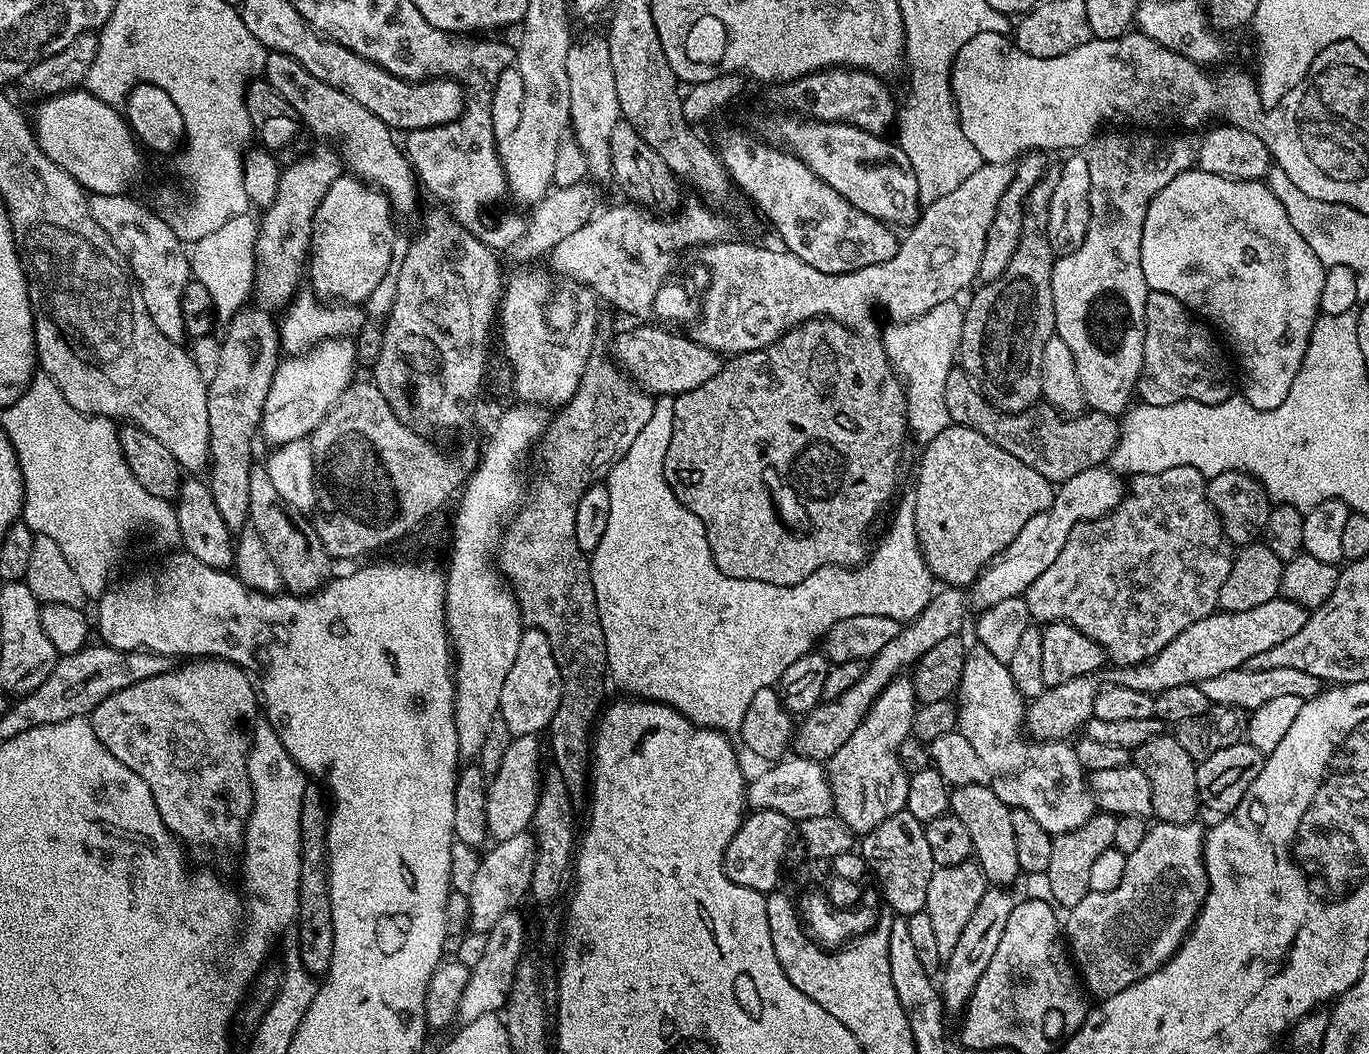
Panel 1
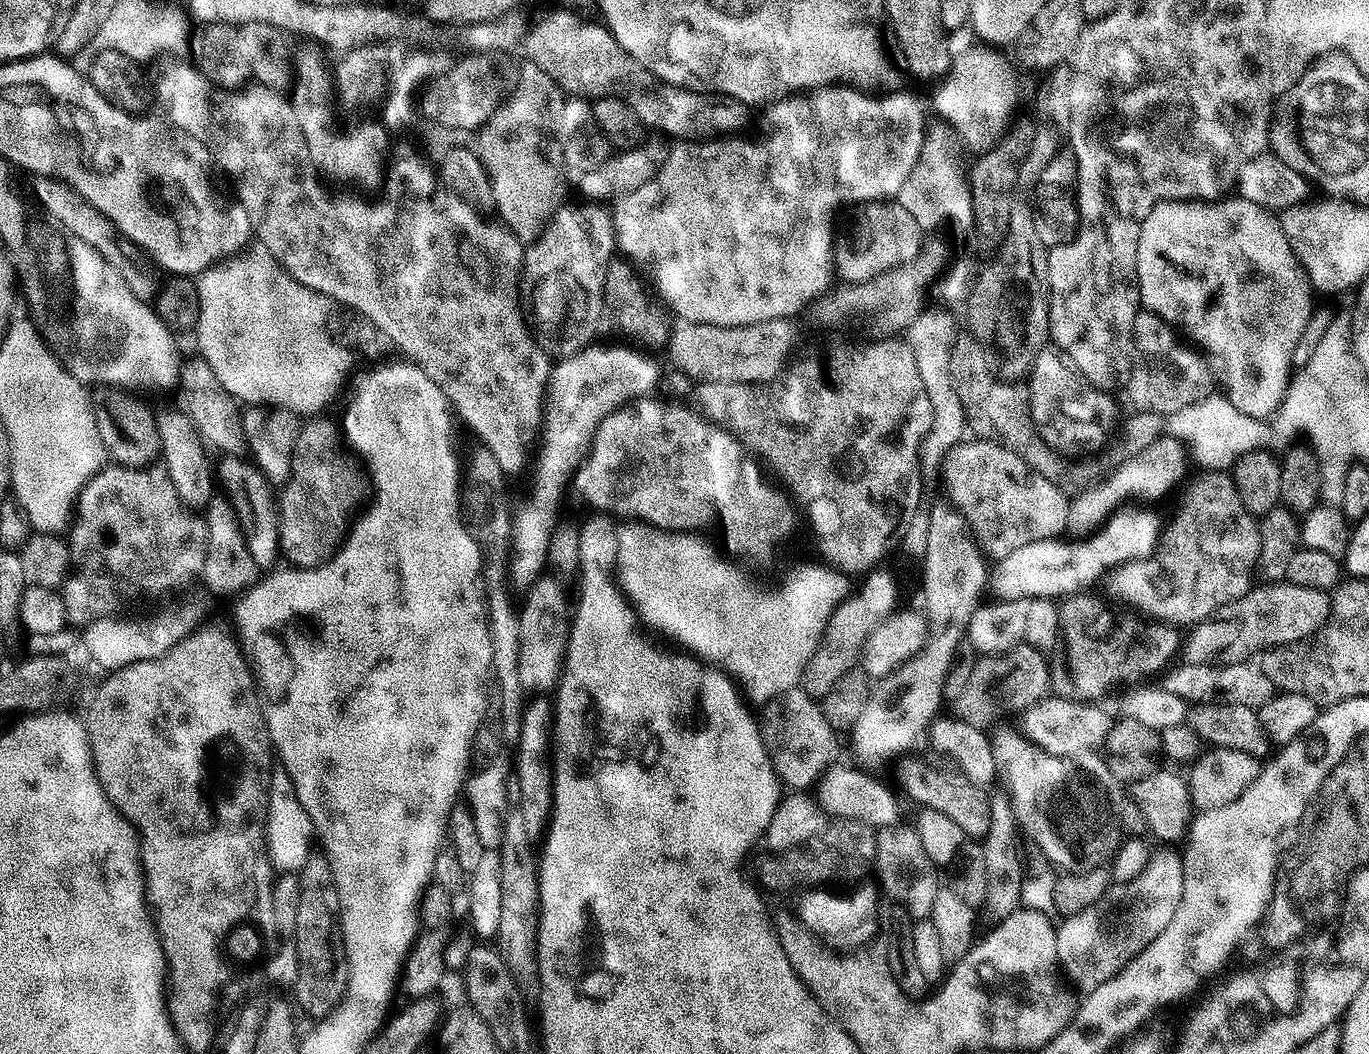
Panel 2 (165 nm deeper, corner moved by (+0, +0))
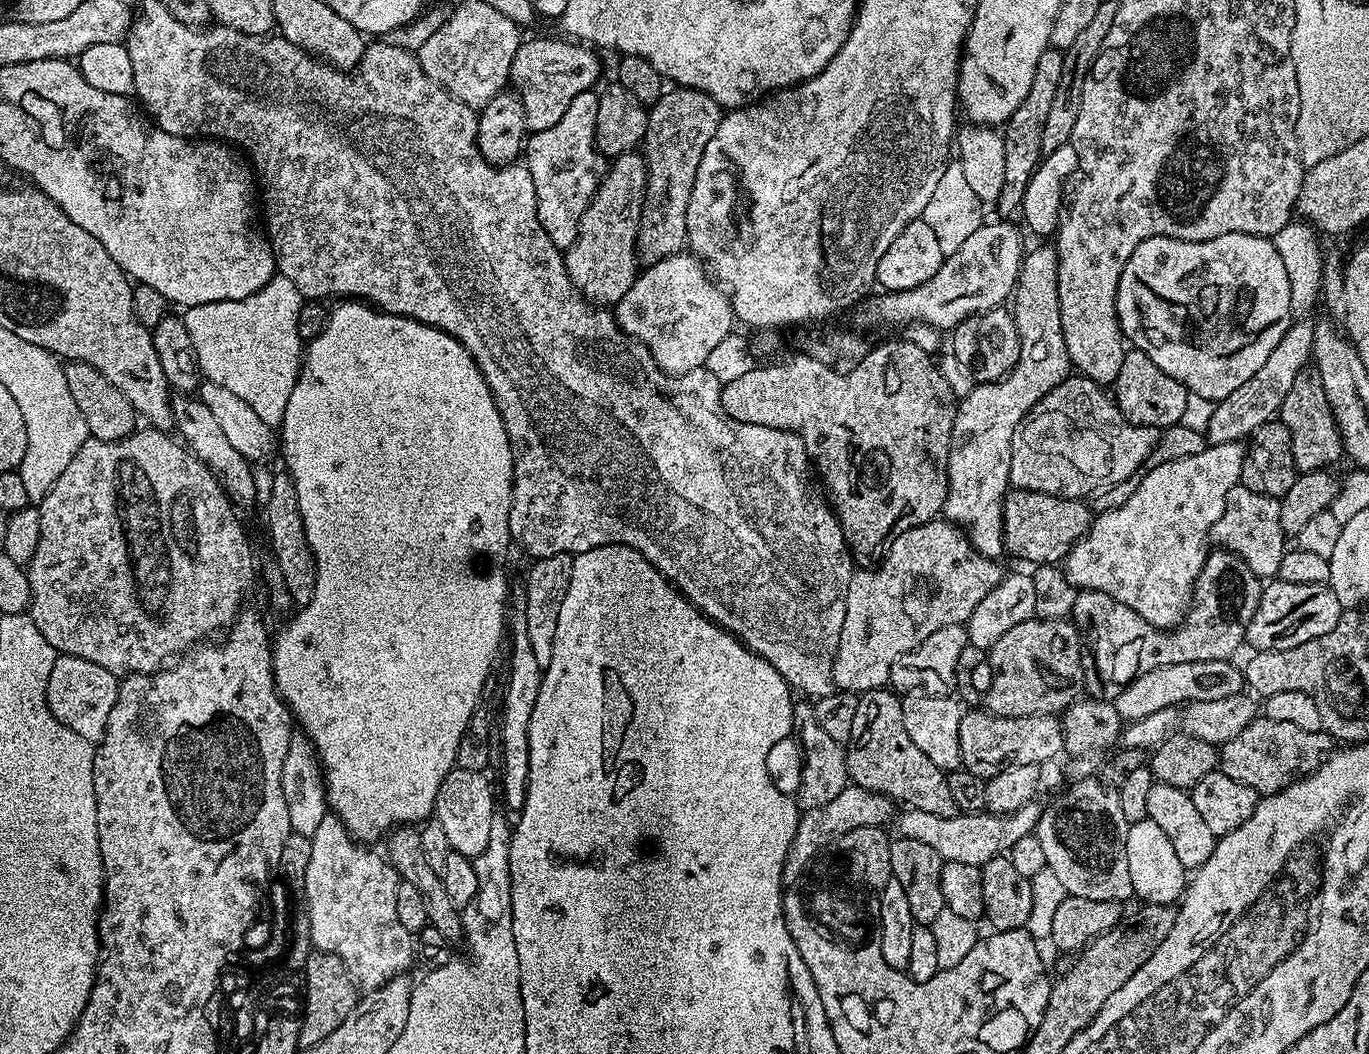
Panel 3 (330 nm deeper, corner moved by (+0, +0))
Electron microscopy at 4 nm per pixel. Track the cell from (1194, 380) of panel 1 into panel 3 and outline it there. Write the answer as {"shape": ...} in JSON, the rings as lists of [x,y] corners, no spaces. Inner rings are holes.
{"shape":[[[1125,351],[1122,370],[1118,370],[1114,385],[1114,399],[1121,414],[1132,424],[1163,430],[1171,424],[1181,423],[1188,395],[1189,390],[1185,384],[1170,378],[1170,374],[1166,374],[1166,370],[1160,370],[1144,352]]]}

